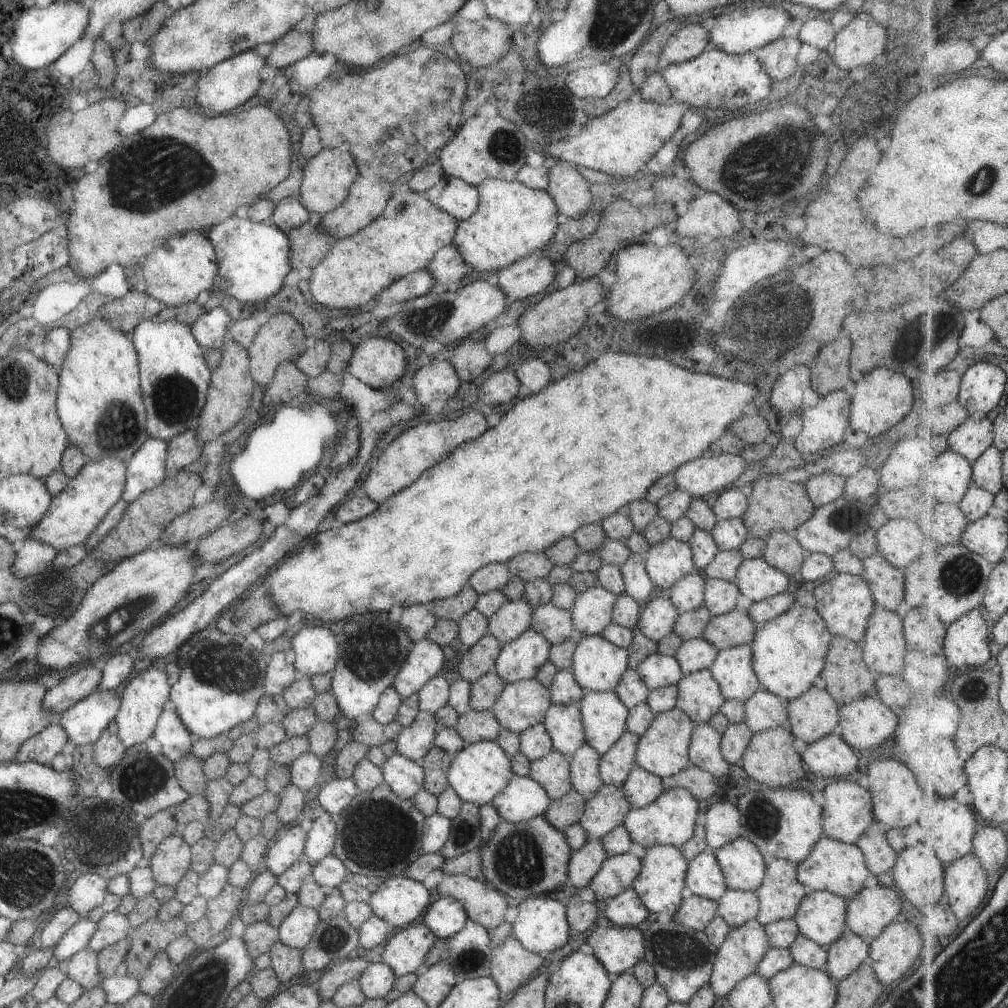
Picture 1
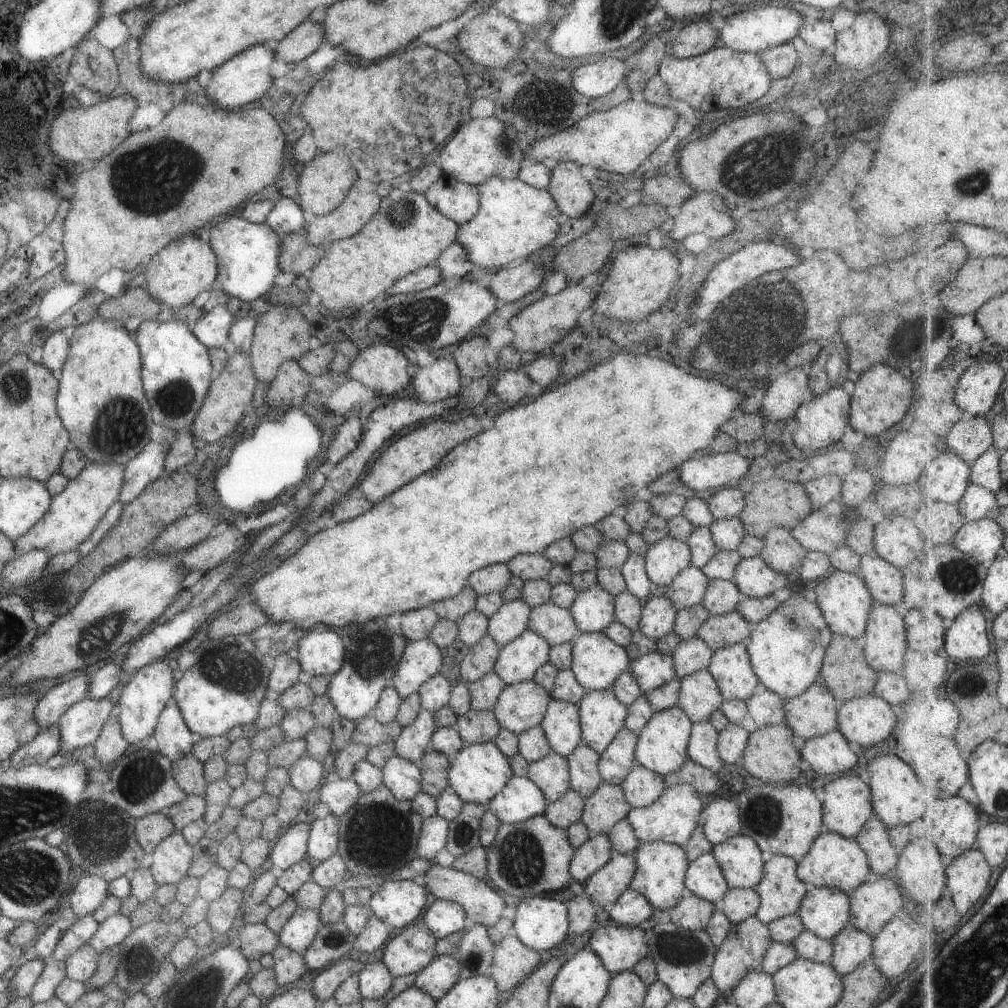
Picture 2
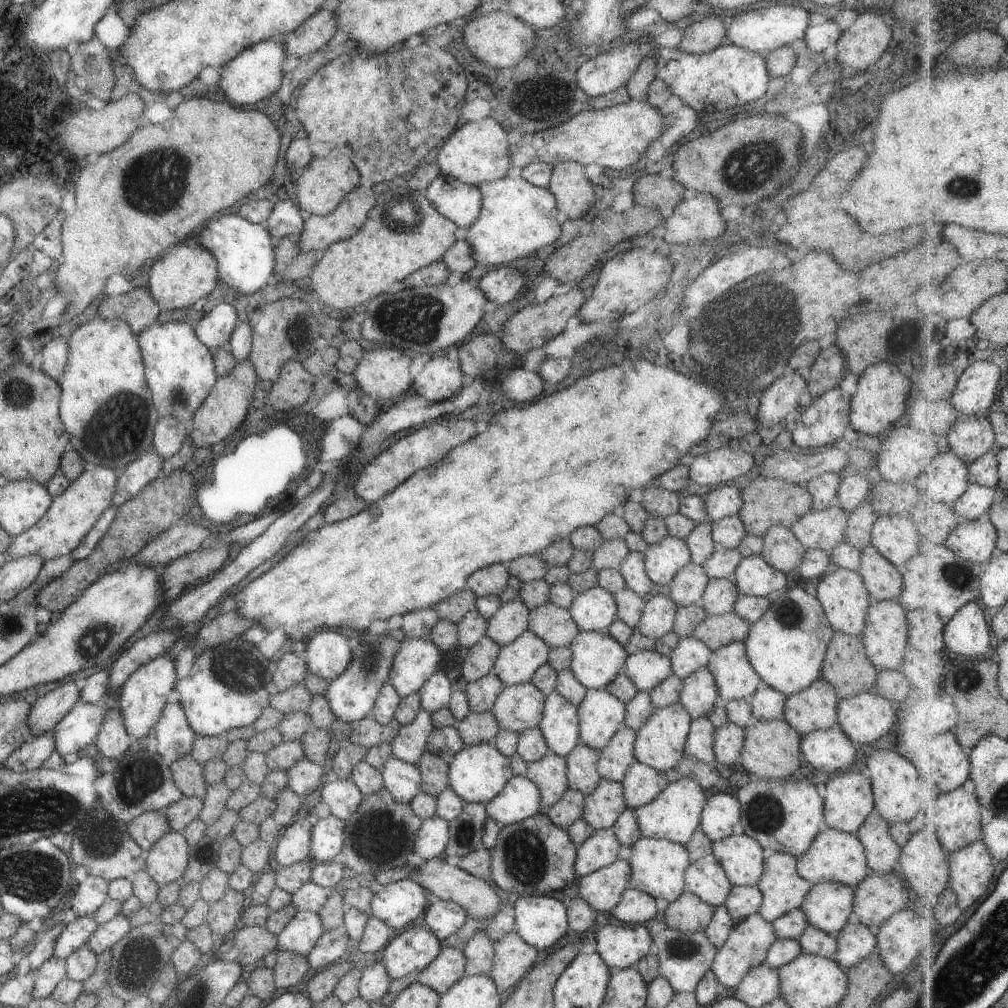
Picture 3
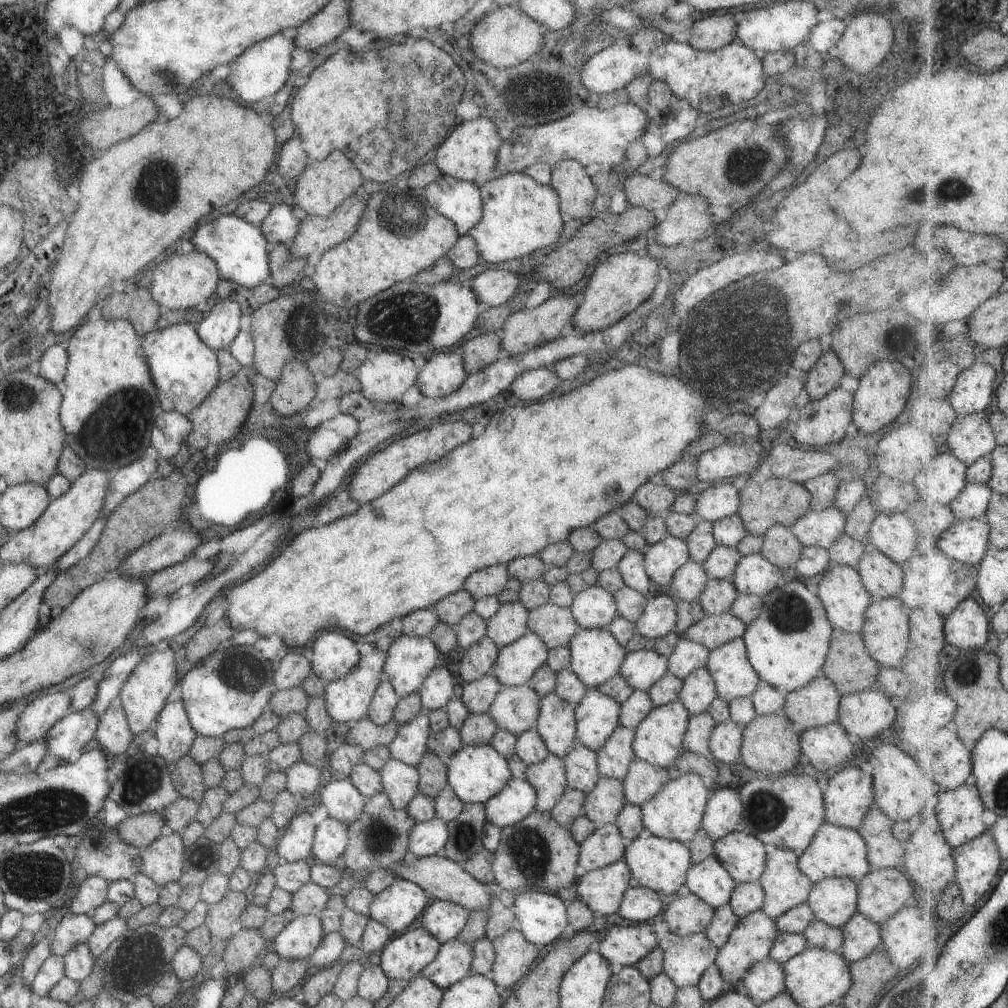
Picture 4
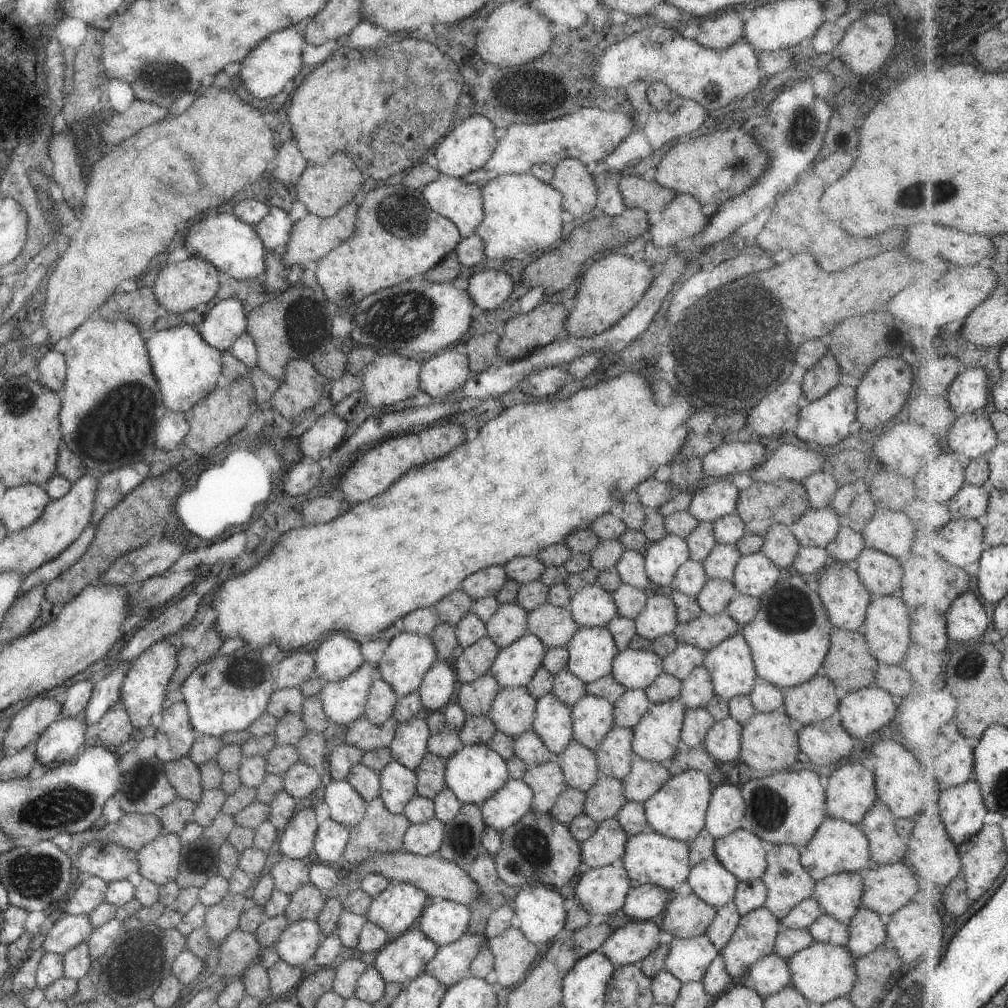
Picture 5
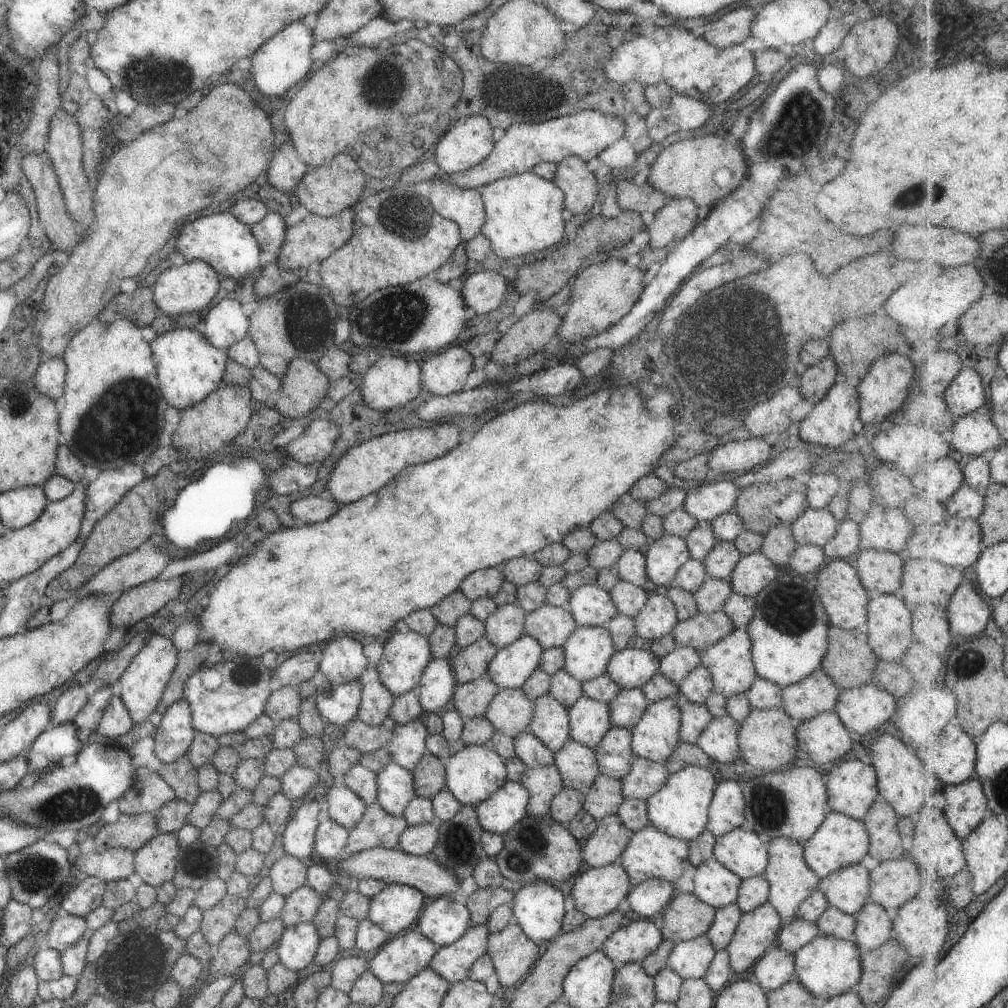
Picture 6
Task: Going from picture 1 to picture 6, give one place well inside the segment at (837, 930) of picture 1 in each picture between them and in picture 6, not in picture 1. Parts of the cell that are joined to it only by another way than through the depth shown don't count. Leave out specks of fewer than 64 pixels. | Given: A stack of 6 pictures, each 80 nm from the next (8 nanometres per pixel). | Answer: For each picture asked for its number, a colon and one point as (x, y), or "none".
2: (822, 911)
3: (827, 906)
4: (832, 900)
5: (838, 895)
6: (846, 889)

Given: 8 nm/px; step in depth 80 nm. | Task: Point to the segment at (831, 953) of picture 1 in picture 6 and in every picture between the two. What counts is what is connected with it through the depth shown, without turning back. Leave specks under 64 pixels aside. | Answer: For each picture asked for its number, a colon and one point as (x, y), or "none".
2: (850, 946)
3: (854, 941)
4: (860, 936)
5: (866, 930)
6: (872, 925)

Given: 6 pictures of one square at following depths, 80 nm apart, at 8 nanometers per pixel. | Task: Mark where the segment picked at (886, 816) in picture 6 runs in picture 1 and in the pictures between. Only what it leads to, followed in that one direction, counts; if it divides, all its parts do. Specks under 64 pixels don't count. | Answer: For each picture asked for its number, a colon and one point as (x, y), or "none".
1: (879, 857)
2: (881, 855)
3: (881, 853)
4: (883, 850)
5: (885, 846)

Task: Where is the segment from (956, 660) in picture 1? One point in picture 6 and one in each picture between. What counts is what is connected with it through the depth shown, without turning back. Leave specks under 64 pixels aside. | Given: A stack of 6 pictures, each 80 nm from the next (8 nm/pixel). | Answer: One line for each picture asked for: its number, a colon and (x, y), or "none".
2: (967, 640)
3: (967, 634)
4: (967, 628)
5: (968, 620)
6: (968, 613)

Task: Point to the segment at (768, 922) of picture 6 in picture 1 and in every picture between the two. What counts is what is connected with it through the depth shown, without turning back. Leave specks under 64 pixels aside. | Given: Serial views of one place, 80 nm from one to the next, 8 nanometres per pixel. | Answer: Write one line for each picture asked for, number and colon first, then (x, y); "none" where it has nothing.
1: (736, 957)
2: (742, 950)
3: (747, 943)
4: (752, 937)
5: (755, 933)

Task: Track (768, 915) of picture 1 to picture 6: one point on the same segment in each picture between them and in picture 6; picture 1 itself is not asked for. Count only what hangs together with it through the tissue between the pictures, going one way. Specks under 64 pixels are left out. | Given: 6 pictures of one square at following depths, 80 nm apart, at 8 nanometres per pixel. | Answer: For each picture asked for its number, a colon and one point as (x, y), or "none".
2: (780, 892)
3: (782, 890)
4: (784, 885)
5: (787, 883)
6: (790, 880)

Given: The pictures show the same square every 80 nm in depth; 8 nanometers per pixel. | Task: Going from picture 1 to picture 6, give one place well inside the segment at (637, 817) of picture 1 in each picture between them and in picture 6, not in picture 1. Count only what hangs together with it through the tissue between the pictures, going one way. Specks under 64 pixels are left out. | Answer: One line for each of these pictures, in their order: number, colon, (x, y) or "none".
2: (671, 817)
3: (674, 814)
4: (674, 812)
5: (677, 810)
6: (679, 808)

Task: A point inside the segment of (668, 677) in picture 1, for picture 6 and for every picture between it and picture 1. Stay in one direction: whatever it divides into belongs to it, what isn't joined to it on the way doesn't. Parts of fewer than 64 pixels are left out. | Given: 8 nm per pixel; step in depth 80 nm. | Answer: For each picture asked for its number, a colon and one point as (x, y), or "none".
2: (650, 670)
3: (645, 669)
4: (641, 668)
5: (632, 668)
6: (628, 667)

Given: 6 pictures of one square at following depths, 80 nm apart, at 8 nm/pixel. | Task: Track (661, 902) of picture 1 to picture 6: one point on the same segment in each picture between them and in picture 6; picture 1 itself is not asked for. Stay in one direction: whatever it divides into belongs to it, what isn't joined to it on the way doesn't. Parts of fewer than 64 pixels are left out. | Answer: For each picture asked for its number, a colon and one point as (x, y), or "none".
2: (659, 867)
3: (657, 866)
4: (656, 863)
5: (651, 858)
6: (649, 853)

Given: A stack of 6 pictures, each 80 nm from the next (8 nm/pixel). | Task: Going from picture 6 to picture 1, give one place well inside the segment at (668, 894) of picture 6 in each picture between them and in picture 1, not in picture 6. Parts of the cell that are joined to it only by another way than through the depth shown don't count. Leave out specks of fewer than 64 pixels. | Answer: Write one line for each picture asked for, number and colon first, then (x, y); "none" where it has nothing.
1: (624, 910)
2: (630, 909)
3: (634, 907)
4: (638, 904)
5: (645, 901)

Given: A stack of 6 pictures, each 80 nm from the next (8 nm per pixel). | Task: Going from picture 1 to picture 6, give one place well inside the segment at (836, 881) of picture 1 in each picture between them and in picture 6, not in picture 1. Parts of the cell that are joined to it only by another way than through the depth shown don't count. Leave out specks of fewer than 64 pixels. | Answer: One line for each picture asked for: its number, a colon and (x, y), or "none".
2: (832, 861)
3: (833, 856)
4: (834, 851)
5: (837, 846)
6: (839, 840)

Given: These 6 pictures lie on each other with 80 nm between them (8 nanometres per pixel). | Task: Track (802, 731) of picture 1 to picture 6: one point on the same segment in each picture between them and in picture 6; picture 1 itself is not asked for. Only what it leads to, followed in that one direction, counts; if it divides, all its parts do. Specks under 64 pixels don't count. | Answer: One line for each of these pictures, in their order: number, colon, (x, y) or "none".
2: (813, 712)
3: (814, 707)
4: (814, 704)
5: (816, 699)
6: (816, 693)

